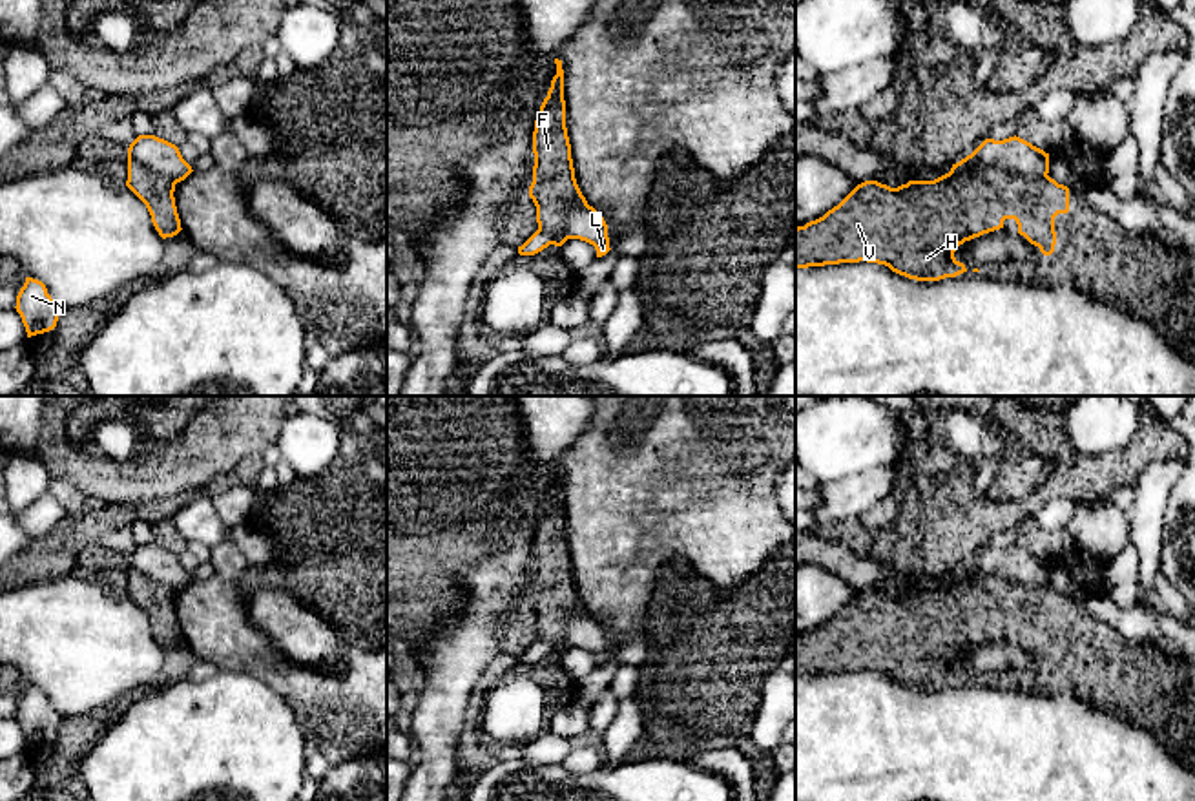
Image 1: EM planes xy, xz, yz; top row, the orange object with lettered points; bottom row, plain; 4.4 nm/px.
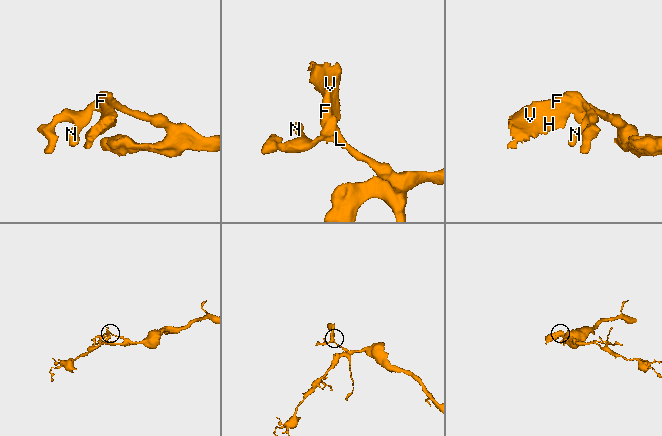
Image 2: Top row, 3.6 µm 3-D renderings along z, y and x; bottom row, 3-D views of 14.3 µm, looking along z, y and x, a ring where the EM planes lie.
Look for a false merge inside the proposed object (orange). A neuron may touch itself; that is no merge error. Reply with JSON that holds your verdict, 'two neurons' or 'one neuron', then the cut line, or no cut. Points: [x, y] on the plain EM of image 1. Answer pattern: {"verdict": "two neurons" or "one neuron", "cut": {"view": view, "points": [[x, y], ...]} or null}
{"verdict": "two neurons", "cut": {"view": "xz", "points": [[579, 597], [577, 608], [566, 623], [564, 637], [551, 652]]}}

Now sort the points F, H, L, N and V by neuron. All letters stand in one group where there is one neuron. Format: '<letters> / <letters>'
F H V / L N

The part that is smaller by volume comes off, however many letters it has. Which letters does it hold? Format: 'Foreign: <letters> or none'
Foreign: F, H, V

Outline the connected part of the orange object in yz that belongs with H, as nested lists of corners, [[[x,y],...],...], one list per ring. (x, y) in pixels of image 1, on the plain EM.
[[[974,562],[952,573],[951,580],[934,589],[909,589],[890,597],[878,589],[857,593],[837,615],[823,626],[795,637],[795,677],[839,671],[878,671],[892,681],[916,690],[940,690],[967,681],[954,661],[965,650],[1003,637],[1005,628],[1014,628],[1018,642],[1051,664],[1056,653],[1055,626],[1069,620],[1069,597],[1047,586],[1025,586],[998,577],[983,575]]]

